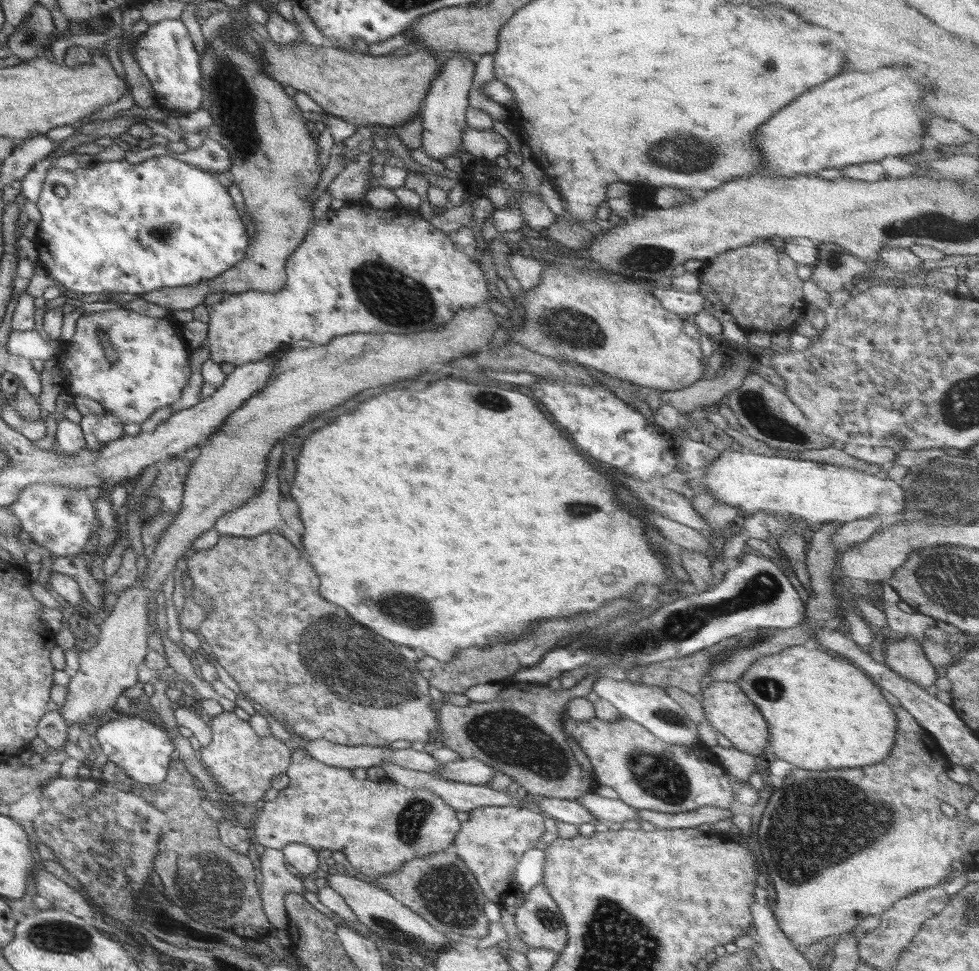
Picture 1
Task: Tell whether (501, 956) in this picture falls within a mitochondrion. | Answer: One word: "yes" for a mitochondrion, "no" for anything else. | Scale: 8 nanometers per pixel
no

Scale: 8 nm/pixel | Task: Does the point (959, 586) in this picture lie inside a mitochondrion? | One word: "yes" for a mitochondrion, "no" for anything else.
yes

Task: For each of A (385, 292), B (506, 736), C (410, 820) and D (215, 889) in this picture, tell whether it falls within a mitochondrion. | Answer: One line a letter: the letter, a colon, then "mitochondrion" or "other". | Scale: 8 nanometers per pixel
A: mitochondrion
B: mitochondrion
C: mitochondrion
D: mitochondrion

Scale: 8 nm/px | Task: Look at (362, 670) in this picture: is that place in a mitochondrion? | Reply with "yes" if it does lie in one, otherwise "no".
yes

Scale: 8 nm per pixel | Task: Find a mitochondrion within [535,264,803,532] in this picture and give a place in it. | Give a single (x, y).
(570, 513)

